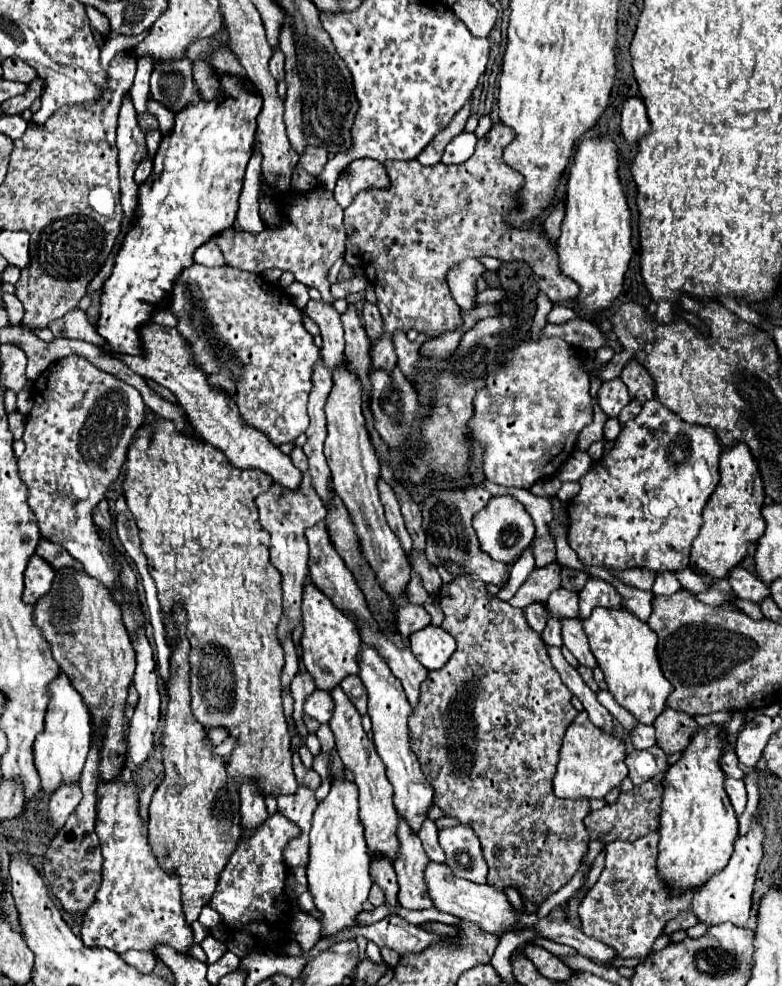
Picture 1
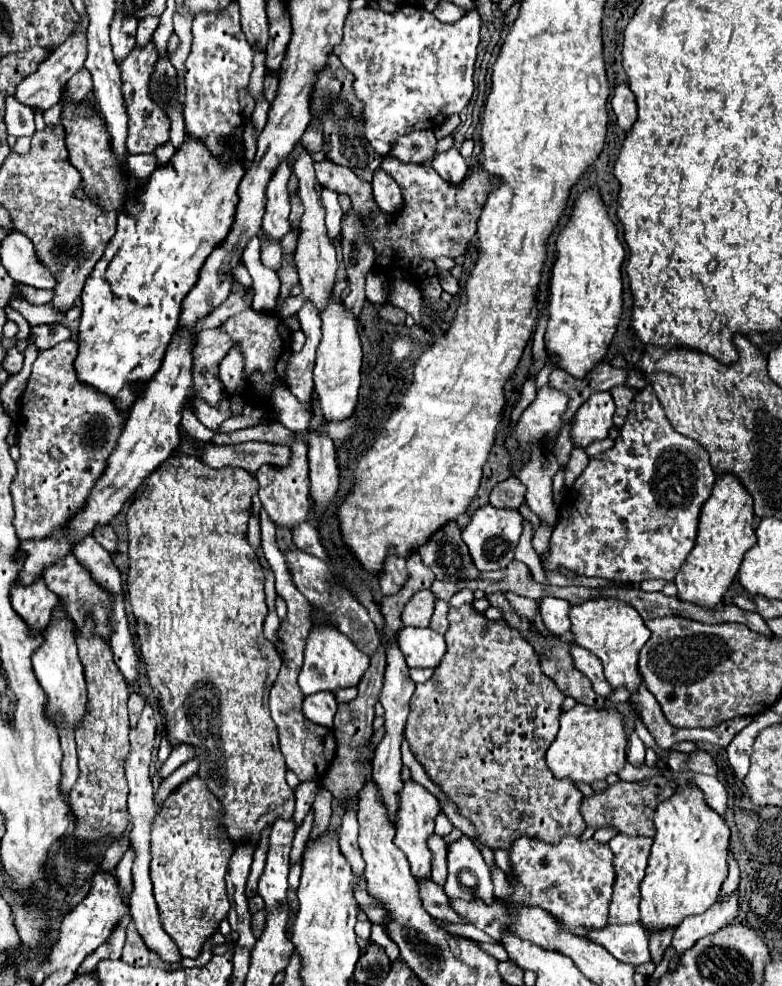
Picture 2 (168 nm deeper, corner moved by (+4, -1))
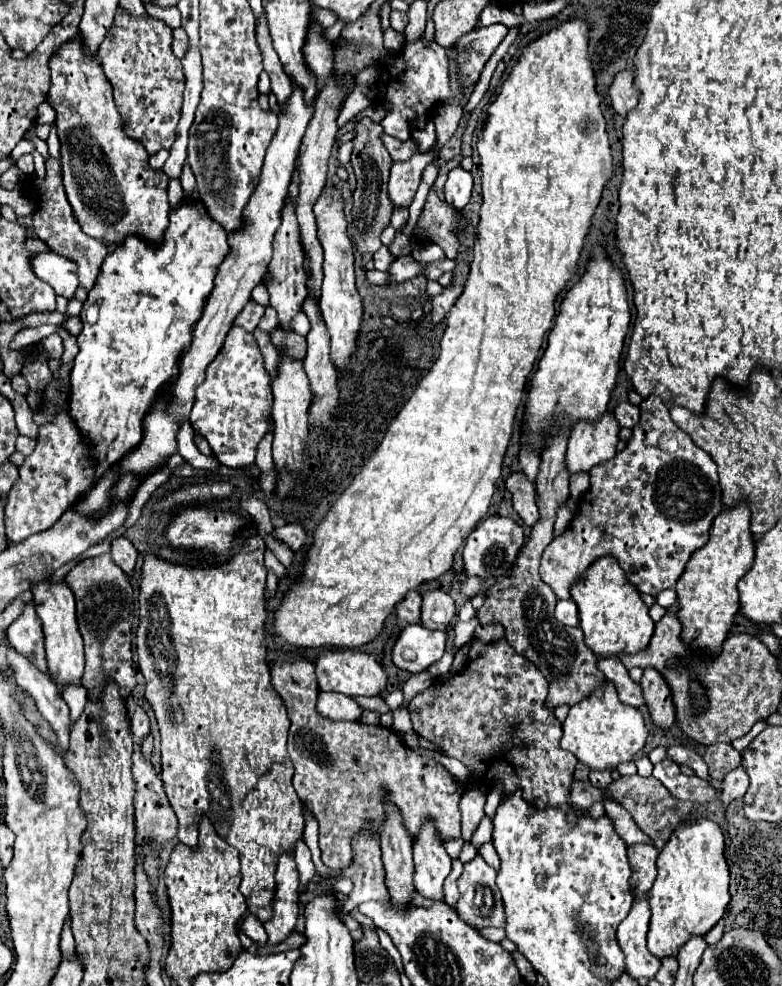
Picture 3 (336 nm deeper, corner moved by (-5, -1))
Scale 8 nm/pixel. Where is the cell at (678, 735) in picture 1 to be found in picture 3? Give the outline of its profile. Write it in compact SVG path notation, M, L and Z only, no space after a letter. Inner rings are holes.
M648 667L642 675L640 685L642 685L642 691L644 691L646 707L650 711L652 721L662 729L672 727L676 709L674 709L672 691L670 691L670 685L666 683L666 679L656 669Z

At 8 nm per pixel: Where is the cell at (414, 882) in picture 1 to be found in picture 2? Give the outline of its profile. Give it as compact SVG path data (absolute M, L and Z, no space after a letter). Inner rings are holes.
M431 877L417 879L417 885L419 885L419 897L423 903L423 909L429 915L441 917L441 919L451 921L451 923L461 923L461 919L457 919L455 911L449 907L449 899L447 899L441 885L437 885Z

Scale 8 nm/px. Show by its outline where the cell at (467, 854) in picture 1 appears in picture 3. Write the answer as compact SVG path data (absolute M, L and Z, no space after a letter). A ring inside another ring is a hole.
M476 855L470 863L464 865L464 873L458 879L460 899L456 905L456 913L464 923L468 923L476 931L484 927L504 927L506 919L502 897L498 895L494 879L496 871L486 865L480 855Z

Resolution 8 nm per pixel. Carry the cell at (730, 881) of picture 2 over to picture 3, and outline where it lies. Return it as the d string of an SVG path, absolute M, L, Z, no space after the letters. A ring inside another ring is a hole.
M729 907L726 909L724 917L705 935L708 945L717 944L724 934L724 921L730 912Z

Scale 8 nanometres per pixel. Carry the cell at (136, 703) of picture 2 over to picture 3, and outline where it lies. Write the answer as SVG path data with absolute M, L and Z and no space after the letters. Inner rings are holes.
M142 707L134 709L134 713L130 717L130 729L132 729L134 739L142 739L150 731L150 721L148 721L148 715L146 715L146 711Z

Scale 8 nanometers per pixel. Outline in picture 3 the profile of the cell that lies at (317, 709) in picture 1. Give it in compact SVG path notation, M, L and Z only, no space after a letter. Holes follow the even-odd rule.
M320 693L318 713L328 719L358 721L362 715L362 707L352 697L338 695L338 693Z

